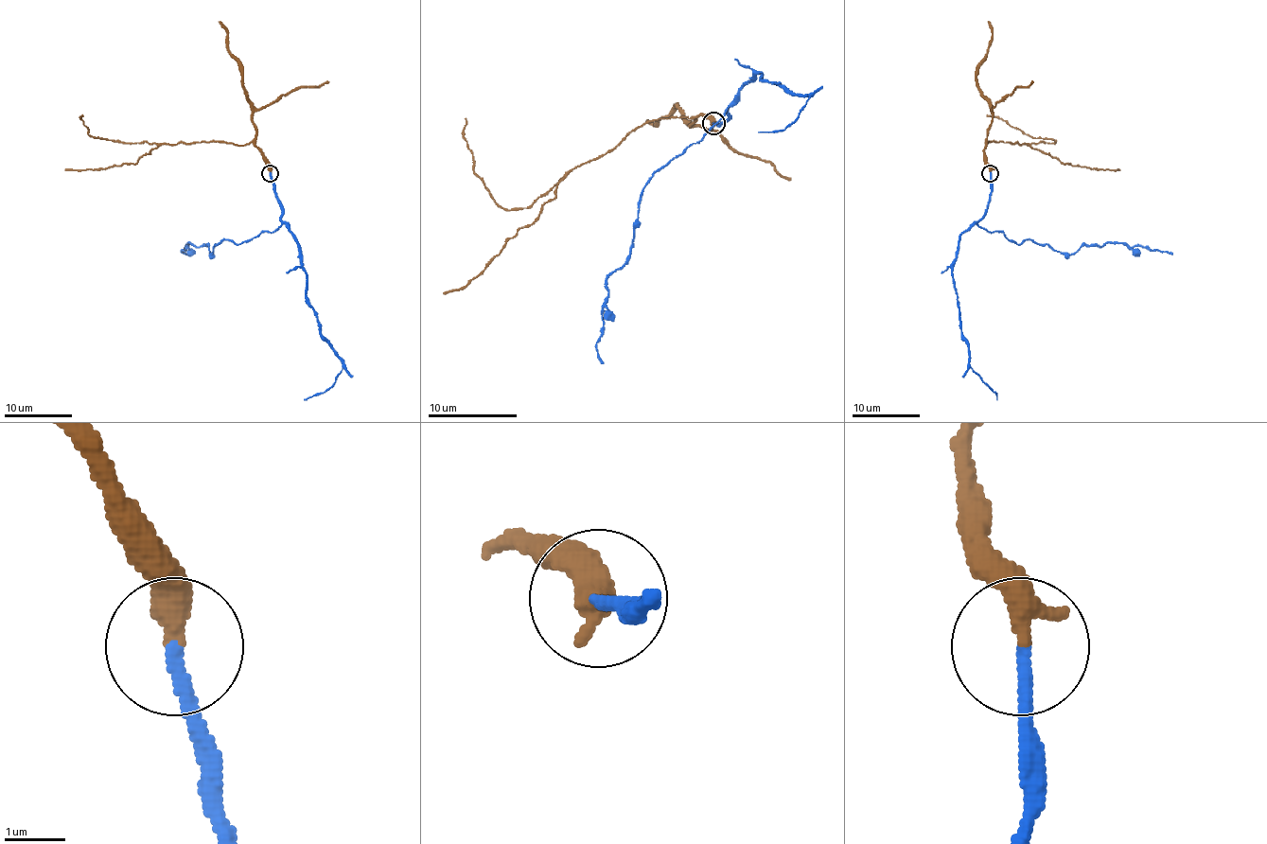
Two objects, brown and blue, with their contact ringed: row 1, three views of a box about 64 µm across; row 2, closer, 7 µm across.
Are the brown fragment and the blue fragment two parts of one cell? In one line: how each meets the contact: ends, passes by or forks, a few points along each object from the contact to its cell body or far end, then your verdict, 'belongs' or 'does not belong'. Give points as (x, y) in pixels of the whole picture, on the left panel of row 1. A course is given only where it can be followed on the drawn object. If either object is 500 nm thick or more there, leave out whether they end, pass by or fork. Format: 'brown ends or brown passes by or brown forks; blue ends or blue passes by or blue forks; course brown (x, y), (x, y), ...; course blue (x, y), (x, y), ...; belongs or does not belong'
brown ends; blue ends; course brown (270, 172), (266, 157), (251, 142), (237, 146), (219, 142), (160, 144), (96, 138), (88, 133), (81, 114); course blue (270, 172), (281, 215), (273, 232), (224, 240), (210, 254), (188, 242), (186, 254); belongs

